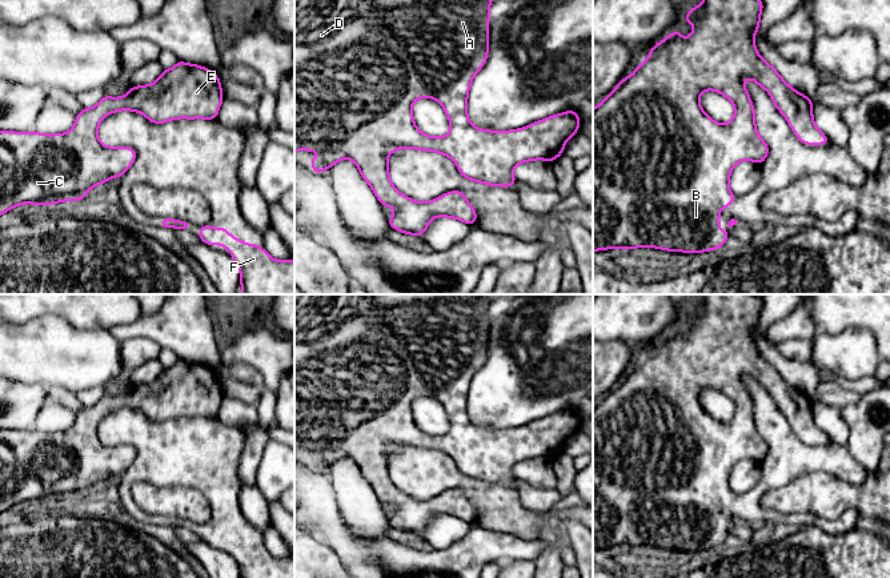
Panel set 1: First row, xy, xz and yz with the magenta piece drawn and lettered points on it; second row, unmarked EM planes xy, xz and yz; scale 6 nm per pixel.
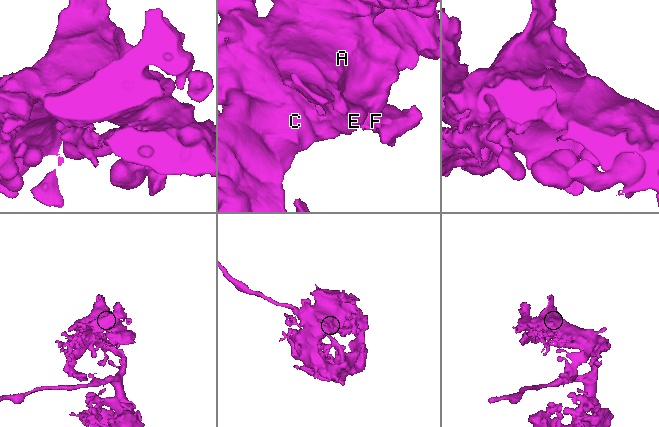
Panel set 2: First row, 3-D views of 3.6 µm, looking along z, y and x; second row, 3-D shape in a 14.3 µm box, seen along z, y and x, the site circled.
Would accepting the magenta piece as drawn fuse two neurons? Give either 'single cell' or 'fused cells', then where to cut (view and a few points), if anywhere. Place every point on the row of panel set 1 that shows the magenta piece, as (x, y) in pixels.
single cell | no cut

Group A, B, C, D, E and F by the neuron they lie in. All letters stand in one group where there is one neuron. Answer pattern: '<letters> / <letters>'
A B C D E F

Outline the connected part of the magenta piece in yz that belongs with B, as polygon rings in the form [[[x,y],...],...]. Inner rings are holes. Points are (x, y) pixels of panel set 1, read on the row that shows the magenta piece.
[[[703,0],[687,11],[685,24],[695,24],[687,40],[677,29],[653,45],[634,73],[624,77],[593,109],[593,252],[653,246],[670,252],[705,253],[725,245],[730,230],[719,230],[719,209],[729,208],[738,198],[729,189],[731,169],[743,160],[761,165],[769,154],[767,144],[755,129],[754,107],[742,83],[745,79],[754,80],[770,93],[774,107],[802,144],[829,144],[827,136],[814,124],[813,100],[794,91],[755,48],[754,33],[759,31],[762,8],[762,0]],[[707,89],[733,103],[735,112],[729,124],[713,121],[701,108],[699,95]]]

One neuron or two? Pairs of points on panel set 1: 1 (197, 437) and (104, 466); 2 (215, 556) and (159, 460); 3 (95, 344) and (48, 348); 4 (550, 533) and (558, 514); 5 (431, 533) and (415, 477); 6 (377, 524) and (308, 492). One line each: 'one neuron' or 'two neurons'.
1: one neuron
2: two neurons
3: one neuron
4: two neurons
5: two neurons
6: two neurons

